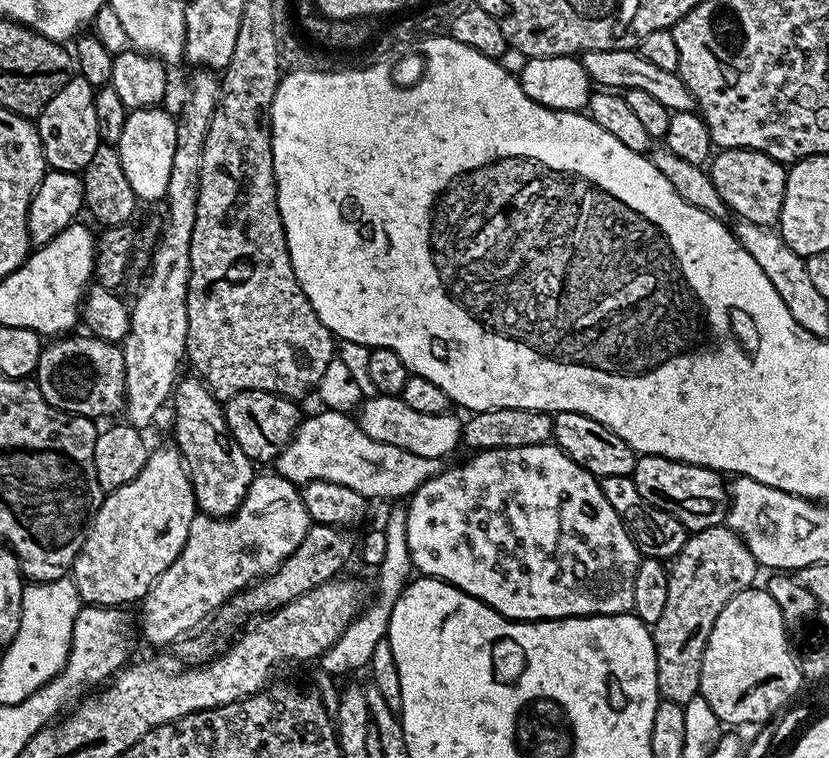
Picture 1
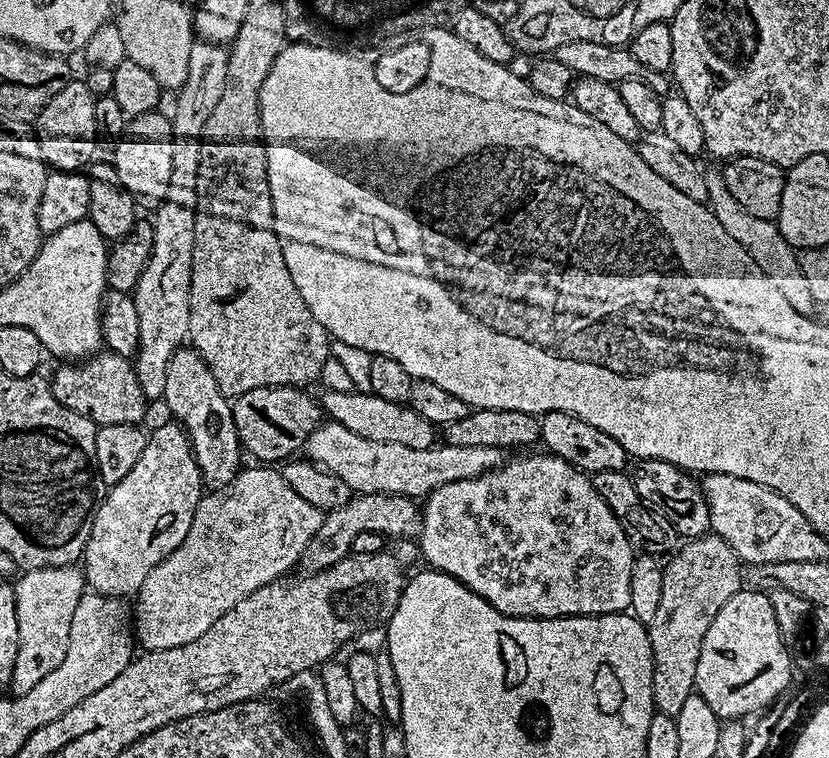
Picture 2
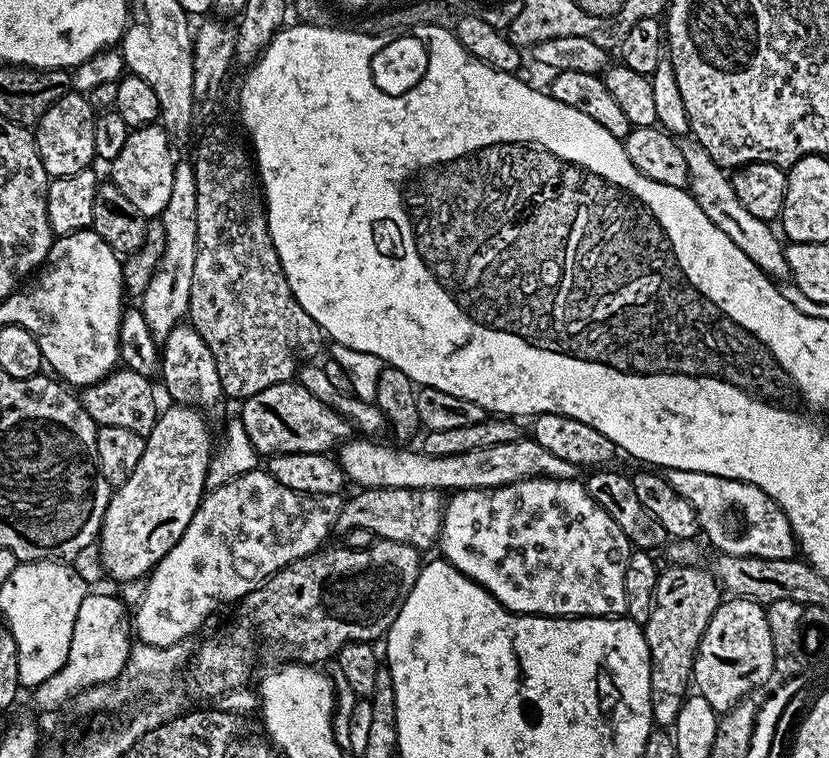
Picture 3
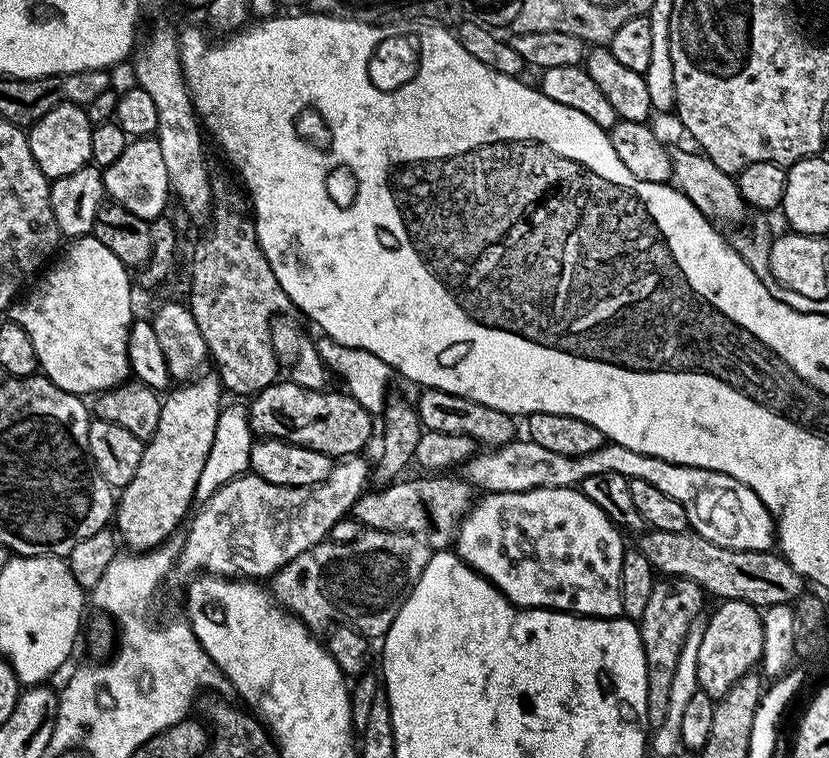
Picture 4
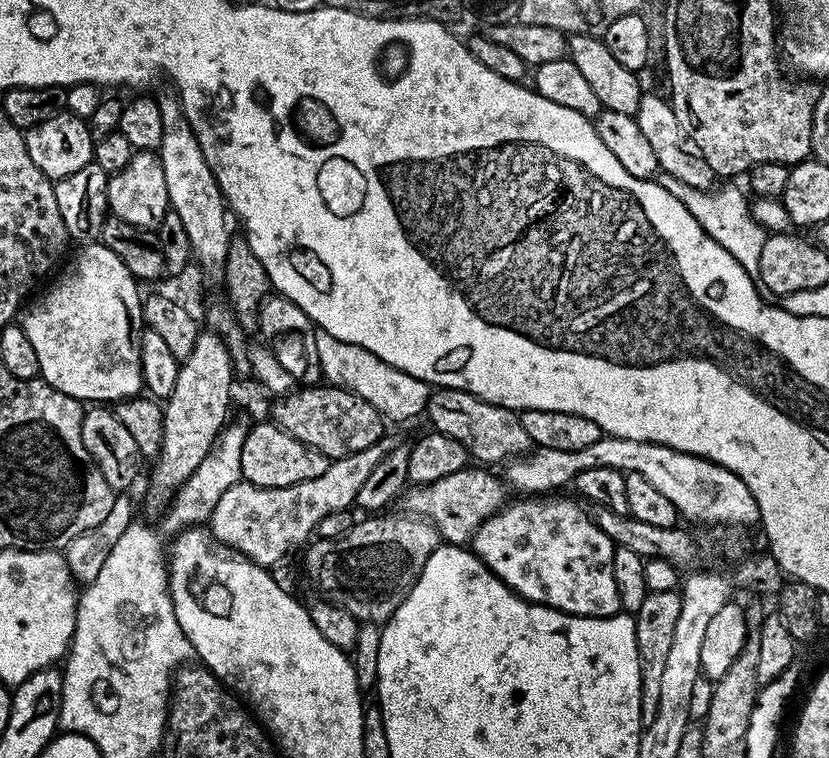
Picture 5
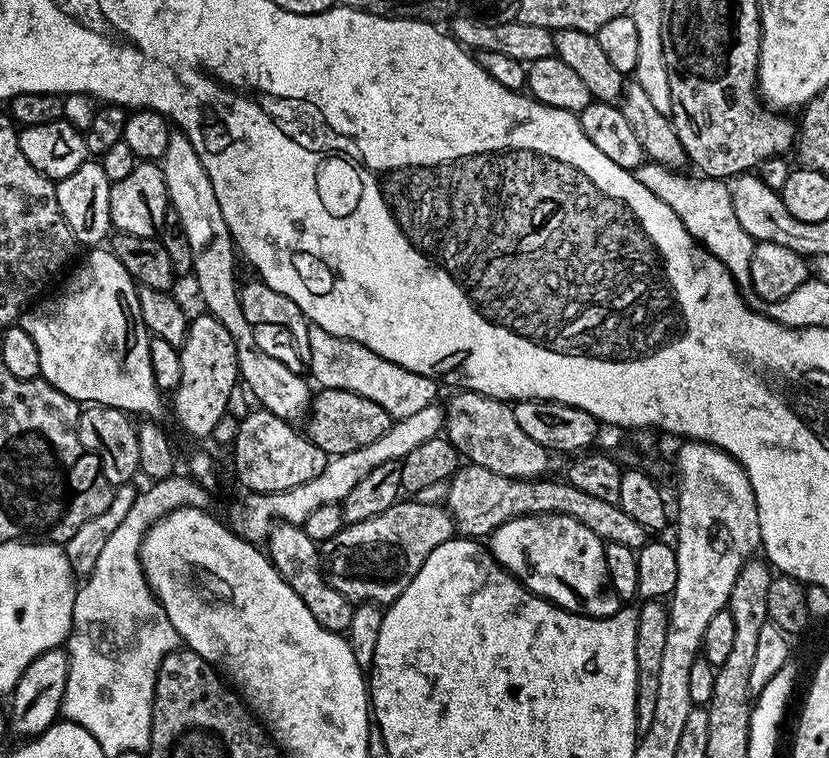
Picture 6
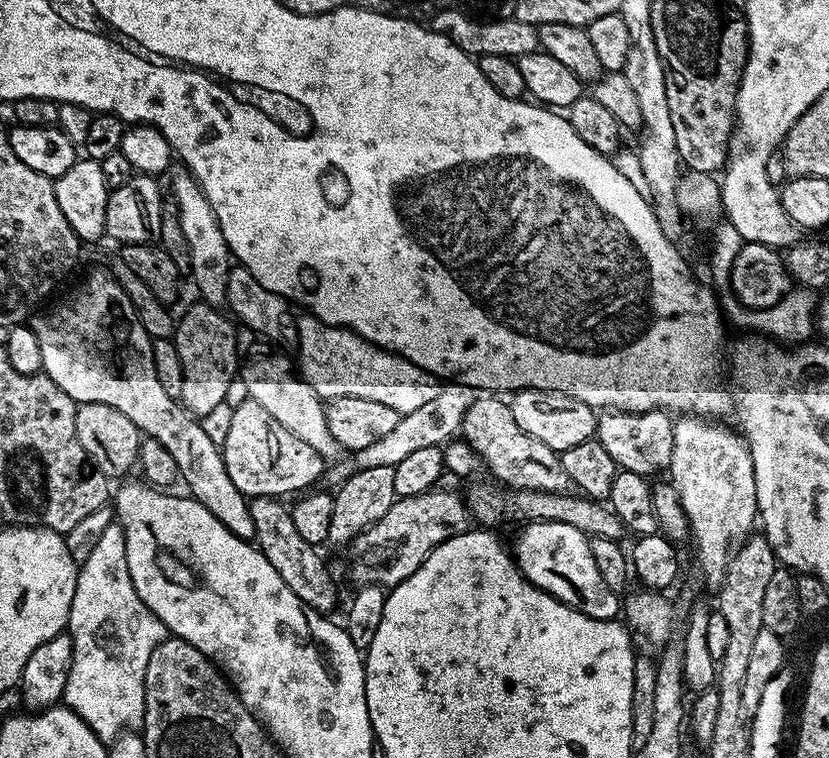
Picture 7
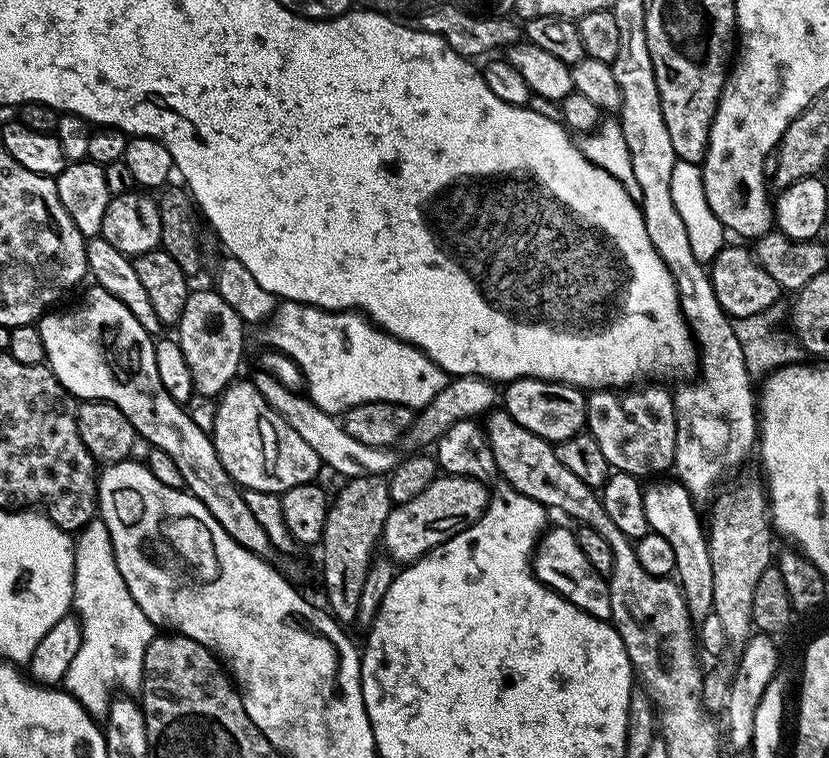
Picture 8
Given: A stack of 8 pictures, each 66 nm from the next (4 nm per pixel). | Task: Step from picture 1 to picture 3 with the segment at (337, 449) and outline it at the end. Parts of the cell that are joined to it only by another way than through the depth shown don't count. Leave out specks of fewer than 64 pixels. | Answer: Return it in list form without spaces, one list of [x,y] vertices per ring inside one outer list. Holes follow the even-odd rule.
[[[349,438],[339,445],[340,469],[351,483],[353,480],[360,488],[428,489],[451,494],[475,488],[497,488],[518,480],[528,480],[531,476],[549,476],[555,480],[575,480],[578,476],[574,462],[565,462],[550,454],[550,450],[538,446],[538,442],[531,438],[498,442],[498,446],[482,446],[462,454],[442,454],[442,458],[434,458],[434,454],[426,454],[423,450],[411,452],[412,448],[408,446],[392,449],[376,442],[372,438]]]

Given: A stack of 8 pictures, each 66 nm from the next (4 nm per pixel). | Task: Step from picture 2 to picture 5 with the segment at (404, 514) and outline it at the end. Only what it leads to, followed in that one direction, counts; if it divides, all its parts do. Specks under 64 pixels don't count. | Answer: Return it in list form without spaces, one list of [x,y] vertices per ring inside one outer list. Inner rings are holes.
[[[469,466],[446,478],[438,478],[438,482],[409,487],[403,493],[402,500],[408,503],[409,513],[423,516],[429,524],[434,525],[441,541],[464,546],[509,499],[510,492],[505,481],[492,472],[495,471],[484,466]]]

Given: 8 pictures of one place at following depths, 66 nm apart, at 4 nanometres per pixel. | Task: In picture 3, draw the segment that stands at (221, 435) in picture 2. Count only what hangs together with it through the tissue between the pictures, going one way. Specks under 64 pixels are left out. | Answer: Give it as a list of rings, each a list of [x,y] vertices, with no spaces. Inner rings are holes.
[[[188,322],[174,326],[174,330],[170,330],[162,341],[158,380],[164,383],[165,390],[173,396],[171,399],[175,403],[186,404],[190,408],[209,410],[224,396],[214,354],[210,354],[210,346],[206,346],[202,334],[198,334],[198,330],[194,330]]]

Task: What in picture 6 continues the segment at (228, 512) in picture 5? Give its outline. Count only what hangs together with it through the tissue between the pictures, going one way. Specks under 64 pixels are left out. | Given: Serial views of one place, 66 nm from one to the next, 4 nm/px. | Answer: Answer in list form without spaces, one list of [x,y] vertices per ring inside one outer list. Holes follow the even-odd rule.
[[[432,403],[425,406],[422,410],[417,410],[414,414],[410,414],[410,418],[402,418],[401,420],[393,420],[390,430],[386,430],[386,434],[382,434],[382,438],[376,439],[375,442],[369,442],[367,446],[362,446],[362,450],[350,450],[350,454],[342,454],[341,456],[333,456],[329,459],[326,470],[322,470],[322,474],[318,474],[318,478],[310,478],[310,482],[302,482],[302,486],[294,486],[290,490],[282,490],[281,492],[248,492],[241,498],[240,504],[236,504],[232,508],[232,520],[230,519],[230,527],[236,535],[244,540],[253,542],[267,541],[268,534],[277,521],[284,521],[290,524],[303,526],[310,514],[326,503],[340,504],[350,490],[362,482],[366,474],[370,470],[374,470],[376,466],[382,462],[394,462],[395,460],[403,460],[406,454],[410,454],[410,450],[414,450],[414,446],[422,446],[422,442],[430,442],[430,438],[441,435],[444,432],[444,408],[439,403]]]

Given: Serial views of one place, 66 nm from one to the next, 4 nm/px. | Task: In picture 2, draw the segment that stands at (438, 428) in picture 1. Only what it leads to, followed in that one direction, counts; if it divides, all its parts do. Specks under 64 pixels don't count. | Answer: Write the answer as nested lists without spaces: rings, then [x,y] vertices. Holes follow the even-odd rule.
[[[324,388],[318,396],[318,403],[329,421],[354,430],[358,438],[370,438],[370,442],[394,442],[398,446],[410,446],[414,450],[431,448],[438,440],[437,425],[426,422],[407,403],[395,404],[385,398],[375,396],[373,392],[338,392]]]

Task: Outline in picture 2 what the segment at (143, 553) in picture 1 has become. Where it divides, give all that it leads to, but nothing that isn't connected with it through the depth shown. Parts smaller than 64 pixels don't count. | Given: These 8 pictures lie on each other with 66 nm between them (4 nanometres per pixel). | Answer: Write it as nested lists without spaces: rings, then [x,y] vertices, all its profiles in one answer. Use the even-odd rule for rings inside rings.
[[[175,422],[167,423],[148,432],[146,450],[142,450],[142,458],[134,462],[134,470],[103,493],[82,557],[82,571],[91,591],[121,598],[139,592],[150,570],[154,570],[154,566],[163,562],[180,545],[182,538],[186,538],[186,530],[190,530],[190,522],[194,522],[194,510],[202,495],[200,467],[196,465],[187,432]]]

